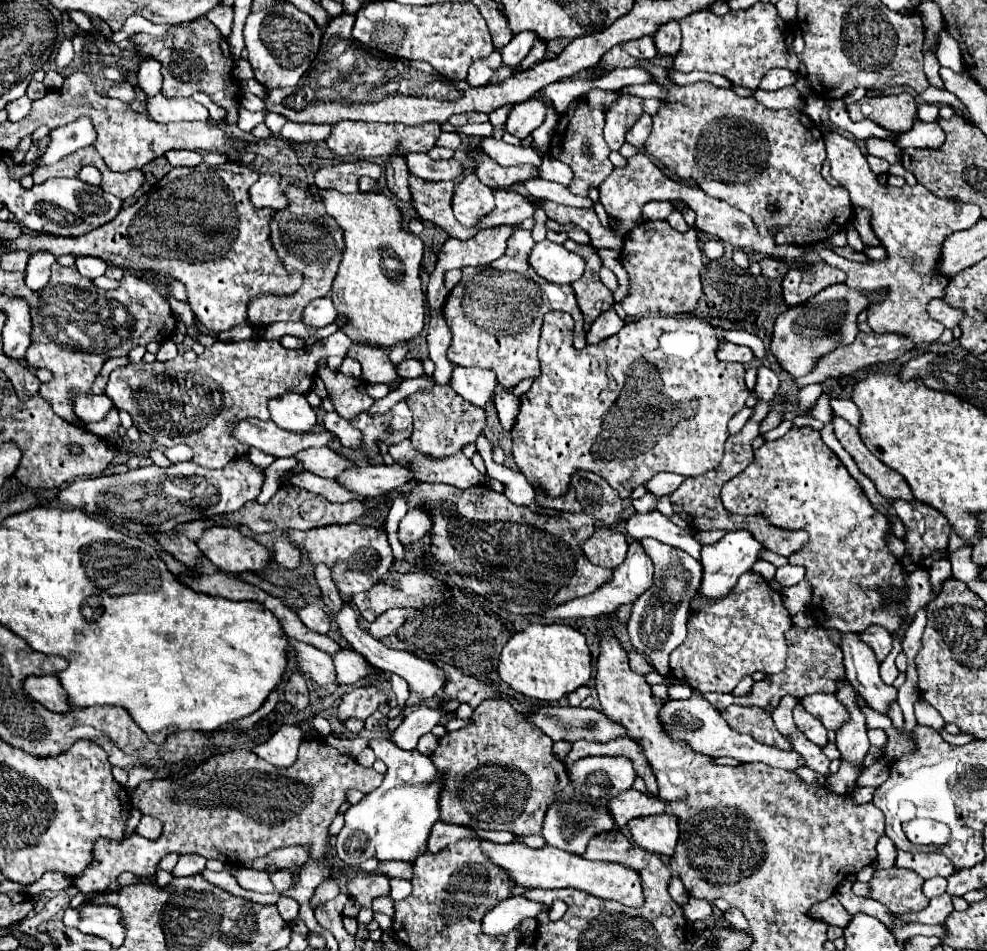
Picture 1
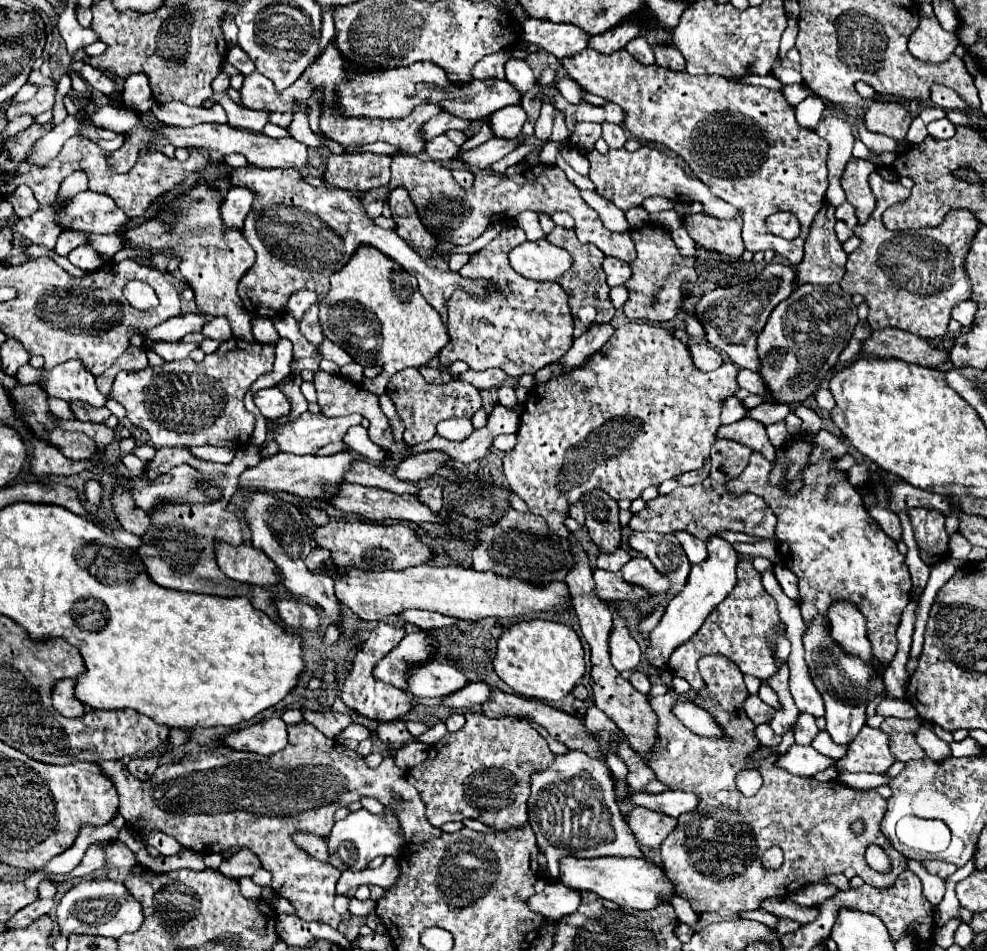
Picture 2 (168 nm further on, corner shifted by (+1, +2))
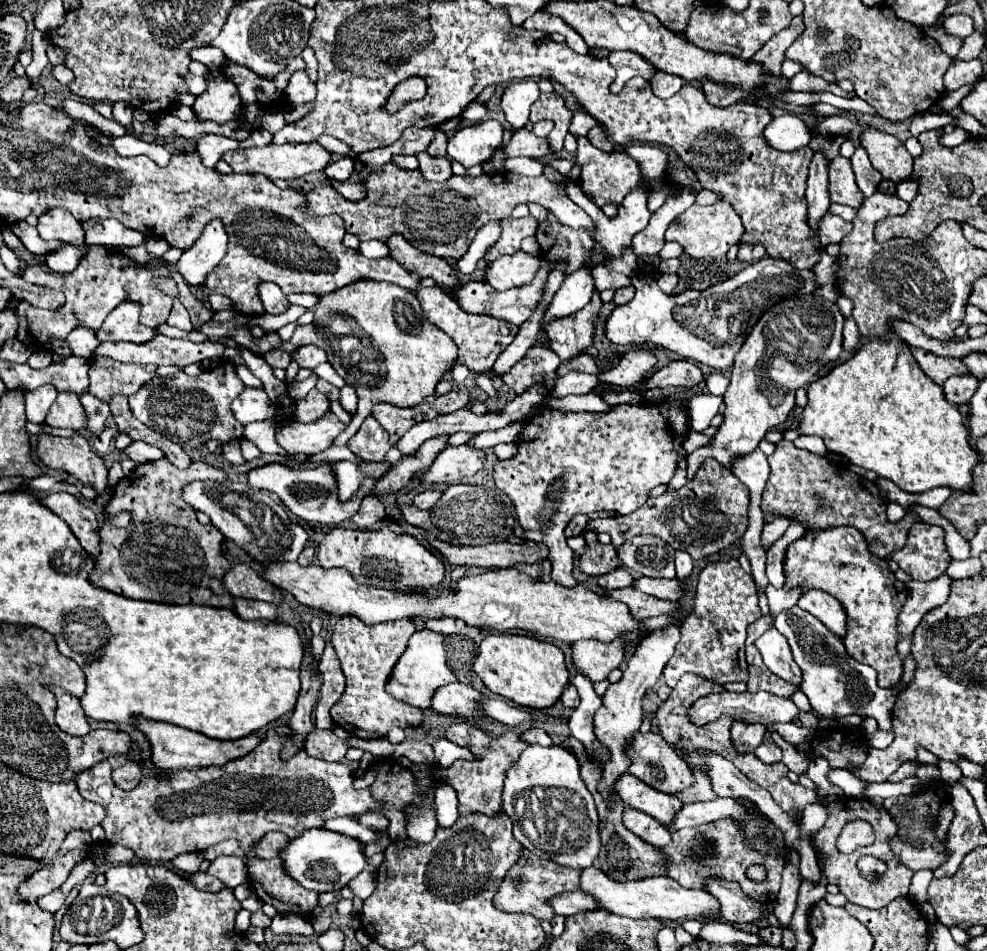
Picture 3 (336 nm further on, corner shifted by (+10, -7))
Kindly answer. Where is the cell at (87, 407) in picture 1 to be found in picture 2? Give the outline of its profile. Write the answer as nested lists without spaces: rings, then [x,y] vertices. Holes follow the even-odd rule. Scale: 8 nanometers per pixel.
[[[68,360],[54,370],[36,370],[30,364],[22,366],[16,372],[16,380],[20,384],[40,384],[46,386],[48,396],[60,398],[66,402],[88,402],[90,406],[106,406],[106,396],[98,392],[94,384],[94,376],[74,360]]]

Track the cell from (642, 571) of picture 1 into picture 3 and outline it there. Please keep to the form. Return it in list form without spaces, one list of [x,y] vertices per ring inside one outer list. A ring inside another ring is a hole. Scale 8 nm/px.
[[[641,577],[633,583],[639,591],[655,595],[659,599],[669,599],[669,601],[679,601],[683,597],[683,587],[679,579],[651,579],[651,577]]]

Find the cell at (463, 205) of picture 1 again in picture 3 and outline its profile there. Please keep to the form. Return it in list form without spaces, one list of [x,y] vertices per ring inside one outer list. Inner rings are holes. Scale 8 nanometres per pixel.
[[[421,151],[417,155],[417,161],[419,161],[419,171],[427,181],[445,181],[453,175],[447,157],[435,159],[433,155],[427,155],[427,151]]]

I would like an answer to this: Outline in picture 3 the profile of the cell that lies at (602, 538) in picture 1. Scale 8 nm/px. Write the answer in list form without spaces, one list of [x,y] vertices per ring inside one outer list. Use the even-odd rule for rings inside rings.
[[[617,569],[617,571],[611,571],[607,575],[597,577],[597,583],[603,589],[623,589],[623,587],[633,585],[633,577],[625,569]]]

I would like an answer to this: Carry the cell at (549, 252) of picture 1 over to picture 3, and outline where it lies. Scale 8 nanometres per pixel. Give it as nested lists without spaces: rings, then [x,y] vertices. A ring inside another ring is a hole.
[[[517,251],[515,255],[503,255],[485,267],[483,281],[489,283],[497,291],[507,291],[511,287],[519,287],[529,283],[539,269],[539,257],[529,255],[525,251]]]

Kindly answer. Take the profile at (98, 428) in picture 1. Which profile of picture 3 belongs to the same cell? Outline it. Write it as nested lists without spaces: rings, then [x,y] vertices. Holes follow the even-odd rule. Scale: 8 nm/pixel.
[[[61,391],[51,405],[45,423],[51,427],[63,427],[63,429],[73,429],[81,431],[85,429],[85,411],[73,391]]]

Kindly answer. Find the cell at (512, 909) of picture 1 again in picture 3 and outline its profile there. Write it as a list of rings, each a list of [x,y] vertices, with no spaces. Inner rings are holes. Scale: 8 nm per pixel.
[[[577,889],[567,895],[557,895],[555,899],[551,899],[551,907],[555,909],[557,915],[569,917],[569,915],[577,915],[583,911],[595,911],[599,909],[599,903],[595,903],[591,895],[587,895],[585,891]]]

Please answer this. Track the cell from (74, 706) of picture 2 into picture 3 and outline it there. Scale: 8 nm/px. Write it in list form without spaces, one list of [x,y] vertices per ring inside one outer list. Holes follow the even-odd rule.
[[[55,687],[55,697],[57,697],[57,711],[55,711],[55,723],[59,725],[61,731],[69,735],[83,737],[91,731],[85,711],[79,703],[77,697],[71,697],[65,689]]]

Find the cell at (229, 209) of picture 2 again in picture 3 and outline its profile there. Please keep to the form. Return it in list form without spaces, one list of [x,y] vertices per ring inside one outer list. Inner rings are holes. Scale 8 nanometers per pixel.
[[[215,219],[207,223],[199,241],[191,249],[183,251],[179,263],[170,265],[167,261],[160,260],[147,264],[146,267],[149,269],[169,267],[171,271],[179,271],[191,287],[203,287],[205,277],[219,265],[225,253],[227,253],[227,233],[223,229],[223,223]]]

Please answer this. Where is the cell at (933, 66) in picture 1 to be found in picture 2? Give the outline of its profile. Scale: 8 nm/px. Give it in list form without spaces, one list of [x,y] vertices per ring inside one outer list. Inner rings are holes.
[[[932,86],[932,96],[930,100],[940,106],[940,108],[950,108],[950,110],[970,110],[966,106],[964,100],[960,100],[958,94],[952,94],[950,88],[944,88],[944,86]]]

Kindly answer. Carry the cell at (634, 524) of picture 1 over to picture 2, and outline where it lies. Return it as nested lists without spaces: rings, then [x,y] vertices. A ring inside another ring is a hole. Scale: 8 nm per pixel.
[[[676,532],[674,536],[676,536],[676,540],[682,544],[688,560],[690,560],[692,564],[704,562],[704,558],[706,558],[706,544],[704,544],[704,542],[696,540],[696,538],[694,538],[692,534],[688,534],[688,532]]]

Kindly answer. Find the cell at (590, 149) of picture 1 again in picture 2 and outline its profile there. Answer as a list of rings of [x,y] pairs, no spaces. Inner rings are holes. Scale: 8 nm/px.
[[[578,122],[574,126],[574,132],[568,138],[568,144],[576,148],[580,154],[588,154],[588,150],[594,150],[594,142],[602,136],[602,128],[596,122]]]

